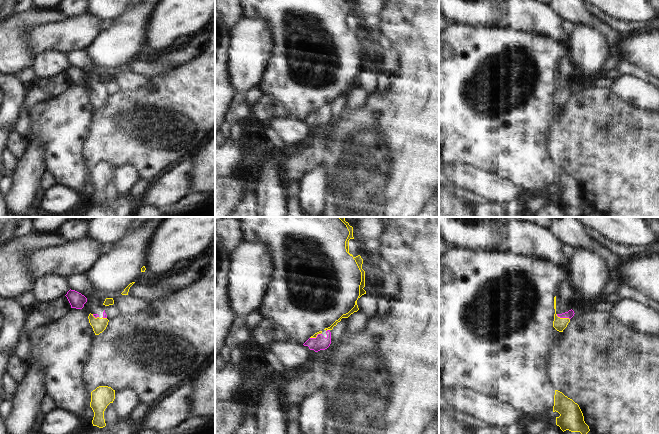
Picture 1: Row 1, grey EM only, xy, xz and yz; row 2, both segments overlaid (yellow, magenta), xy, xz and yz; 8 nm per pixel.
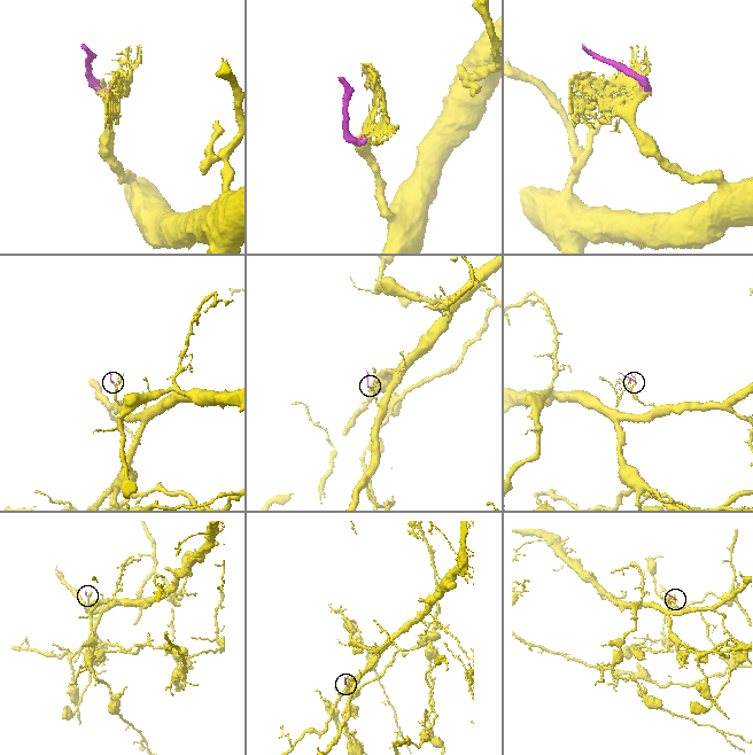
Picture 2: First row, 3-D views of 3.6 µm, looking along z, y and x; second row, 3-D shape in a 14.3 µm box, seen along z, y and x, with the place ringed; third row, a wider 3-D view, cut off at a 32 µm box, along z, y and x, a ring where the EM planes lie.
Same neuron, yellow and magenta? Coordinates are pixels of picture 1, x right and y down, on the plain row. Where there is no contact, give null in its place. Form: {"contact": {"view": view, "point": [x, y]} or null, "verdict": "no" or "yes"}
{"contact": {"view": "yz", "point": [563, 94]}, "verdict": "yes"}

